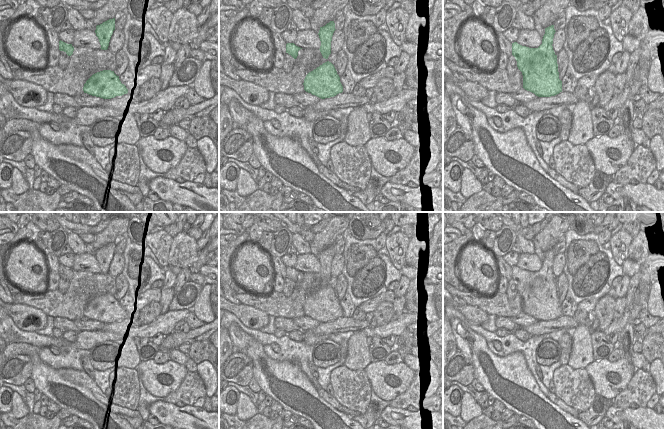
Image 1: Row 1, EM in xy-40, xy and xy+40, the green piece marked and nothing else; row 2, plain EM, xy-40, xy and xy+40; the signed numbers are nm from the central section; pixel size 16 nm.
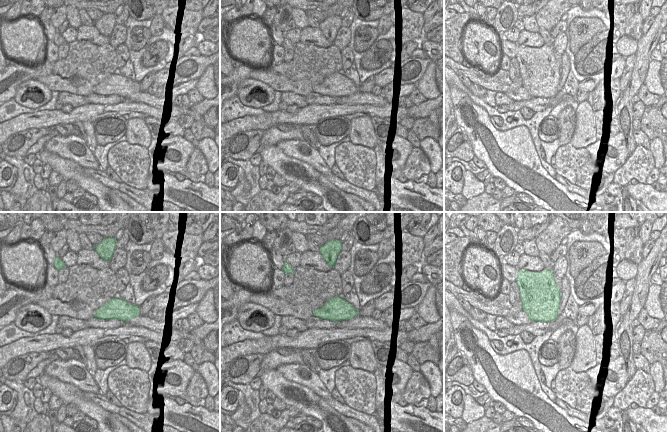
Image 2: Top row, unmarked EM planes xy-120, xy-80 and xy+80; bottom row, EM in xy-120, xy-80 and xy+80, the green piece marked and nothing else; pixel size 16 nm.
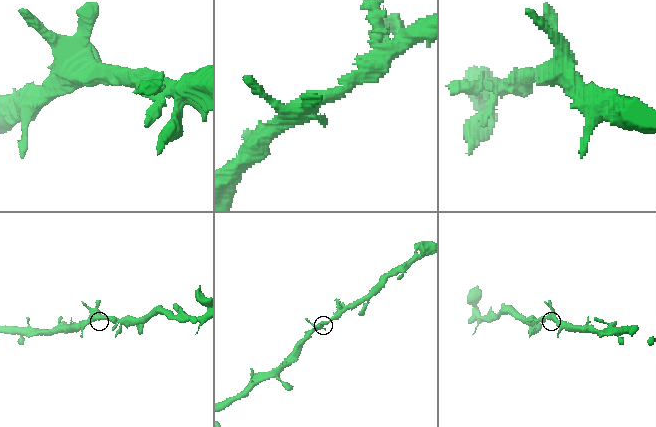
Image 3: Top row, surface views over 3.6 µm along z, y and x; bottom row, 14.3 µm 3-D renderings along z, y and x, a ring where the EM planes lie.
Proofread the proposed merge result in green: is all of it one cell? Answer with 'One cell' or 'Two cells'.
One cell.

